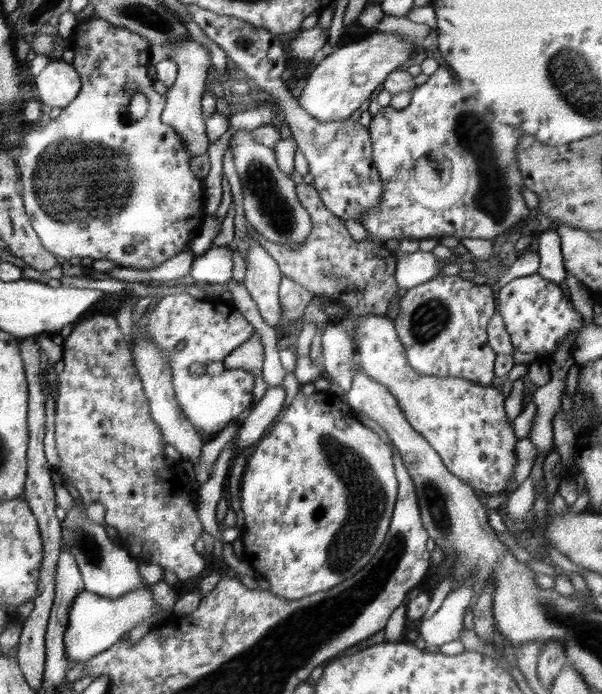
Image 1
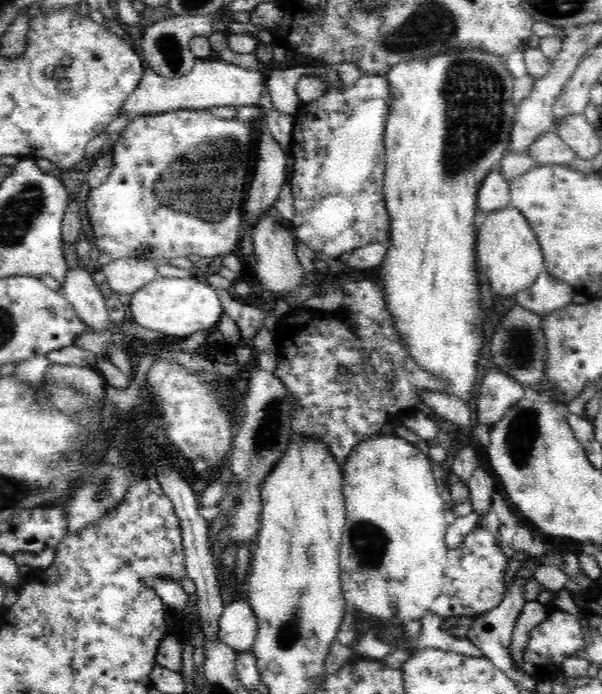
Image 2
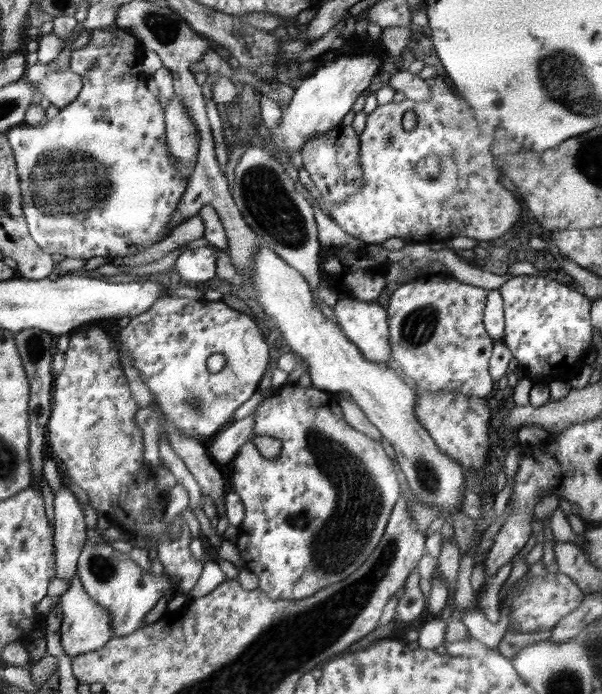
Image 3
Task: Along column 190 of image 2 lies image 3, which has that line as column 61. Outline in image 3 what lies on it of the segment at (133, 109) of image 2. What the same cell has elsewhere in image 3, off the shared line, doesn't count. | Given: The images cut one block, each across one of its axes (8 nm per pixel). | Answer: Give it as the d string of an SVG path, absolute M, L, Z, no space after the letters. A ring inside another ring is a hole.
M38 62L34 65L27 65L24 76L32 83L35 82L44 98L48 98L51 104L59 109L73 101L83 85L82 76L72 72L69 68L63 71L56 69L51 71L47 64Z

